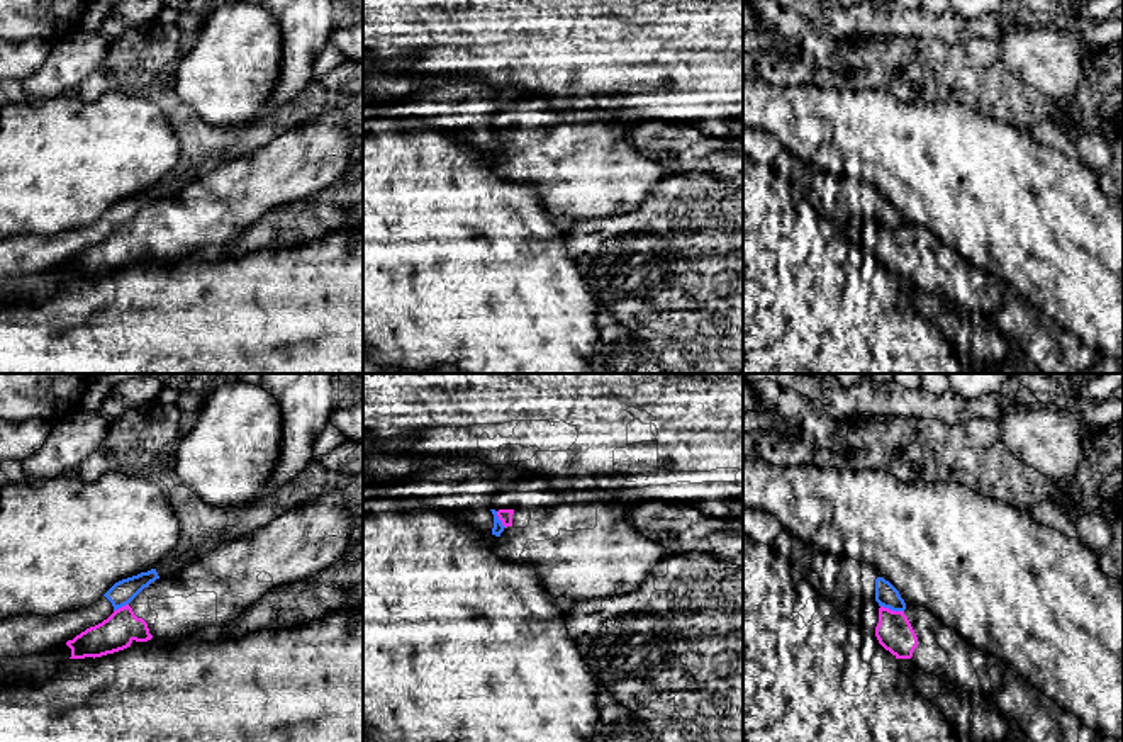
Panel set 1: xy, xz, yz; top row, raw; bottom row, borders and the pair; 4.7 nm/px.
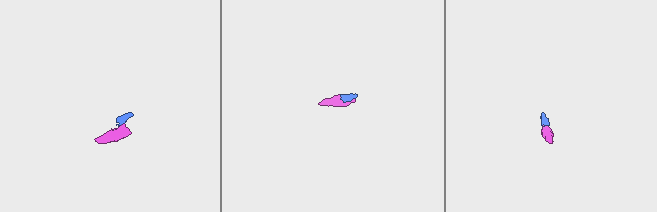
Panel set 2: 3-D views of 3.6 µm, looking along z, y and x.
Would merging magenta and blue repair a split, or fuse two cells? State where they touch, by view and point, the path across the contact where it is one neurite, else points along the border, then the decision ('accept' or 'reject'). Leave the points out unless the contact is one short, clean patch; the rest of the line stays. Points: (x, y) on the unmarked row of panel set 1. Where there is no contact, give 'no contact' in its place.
yz (891, 230) | along yz (881, 224), (903, 231) | reject

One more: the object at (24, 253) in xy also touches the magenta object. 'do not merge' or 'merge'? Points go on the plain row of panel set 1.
do not merge

